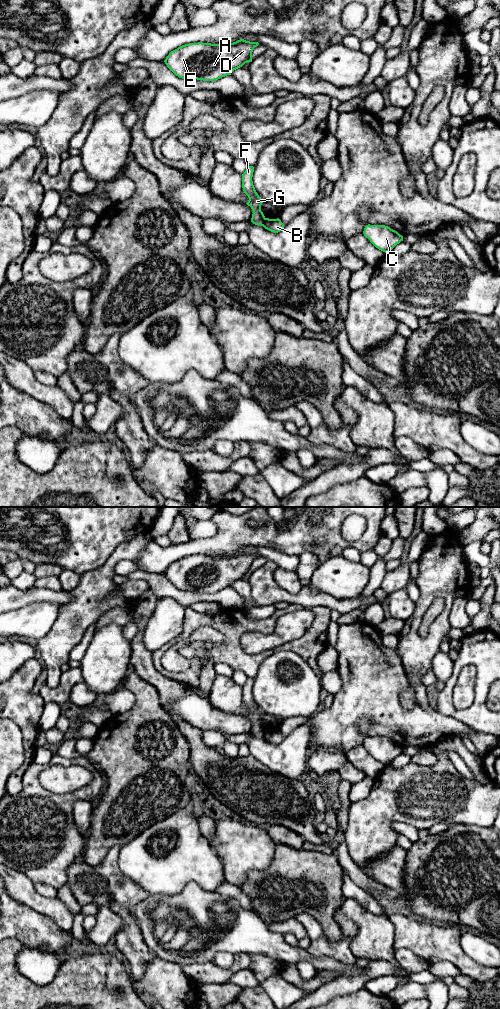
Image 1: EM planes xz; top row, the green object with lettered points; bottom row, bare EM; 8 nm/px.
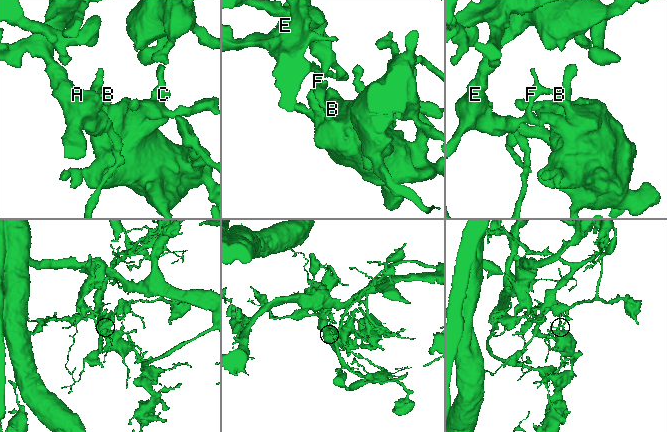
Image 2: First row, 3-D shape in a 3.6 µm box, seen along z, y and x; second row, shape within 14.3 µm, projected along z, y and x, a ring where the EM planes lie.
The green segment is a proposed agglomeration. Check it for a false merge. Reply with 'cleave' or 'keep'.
cleave

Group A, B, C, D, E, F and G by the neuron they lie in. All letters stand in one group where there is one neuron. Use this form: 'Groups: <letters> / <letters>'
Groups: A D E F G / B C

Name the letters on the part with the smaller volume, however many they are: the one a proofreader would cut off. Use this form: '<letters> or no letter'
A, D, E, F, G

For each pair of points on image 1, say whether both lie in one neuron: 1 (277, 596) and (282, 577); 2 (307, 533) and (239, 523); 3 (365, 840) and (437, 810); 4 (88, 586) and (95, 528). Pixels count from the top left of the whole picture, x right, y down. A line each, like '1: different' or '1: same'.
1: different
2: same
3: same
4: different

